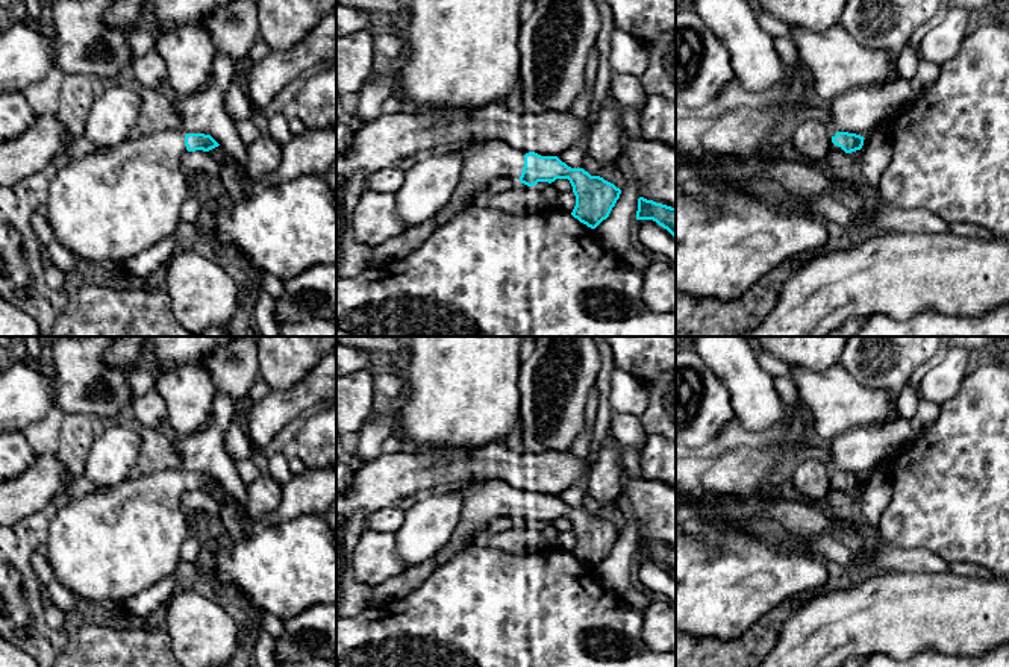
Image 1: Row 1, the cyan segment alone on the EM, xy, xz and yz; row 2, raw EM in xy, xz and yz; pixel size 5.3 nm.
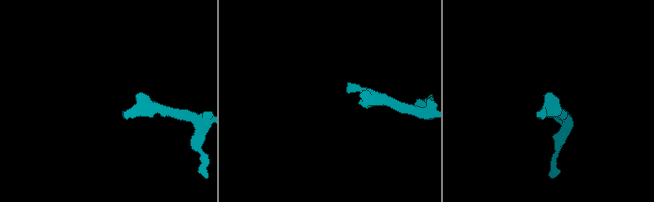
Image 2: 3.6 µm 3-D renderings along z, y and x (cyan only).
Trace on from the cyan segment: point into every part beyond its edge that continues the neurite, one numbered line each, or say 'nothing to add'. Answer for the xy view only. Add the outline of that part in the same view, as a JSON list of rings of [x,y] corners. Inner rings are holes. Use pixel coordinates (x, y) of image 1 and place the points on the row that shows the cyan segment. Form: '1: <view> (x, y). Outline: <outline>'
1: xy (106, 206). Outline: [[[185,130],[135,133],[114,149],[68,159],[50,182],[45,202],[58,241],[80,262],[118,265],[174,235],[192,188],[180,165],[185,135]]]

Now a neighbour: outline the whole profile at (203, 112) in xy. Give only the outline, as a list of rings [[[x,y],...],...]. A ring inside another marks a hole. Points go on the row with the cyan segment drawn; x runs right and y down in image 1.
[[[217,53],[209,83],[188,97],[173,94],[173,103],[186,133],[211,135],[229,156],[245,164],[247,146],[224,106],[226,92],[235,77],[235,61],[227,55]]]

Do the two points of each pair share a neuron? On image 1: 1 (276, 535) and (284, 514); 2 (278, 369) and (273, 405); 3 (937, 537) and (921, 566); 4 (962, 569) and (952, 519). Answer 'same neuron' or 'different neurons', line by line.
1: different neurons
2: different neurons
3: different neurons
4: different neurons

